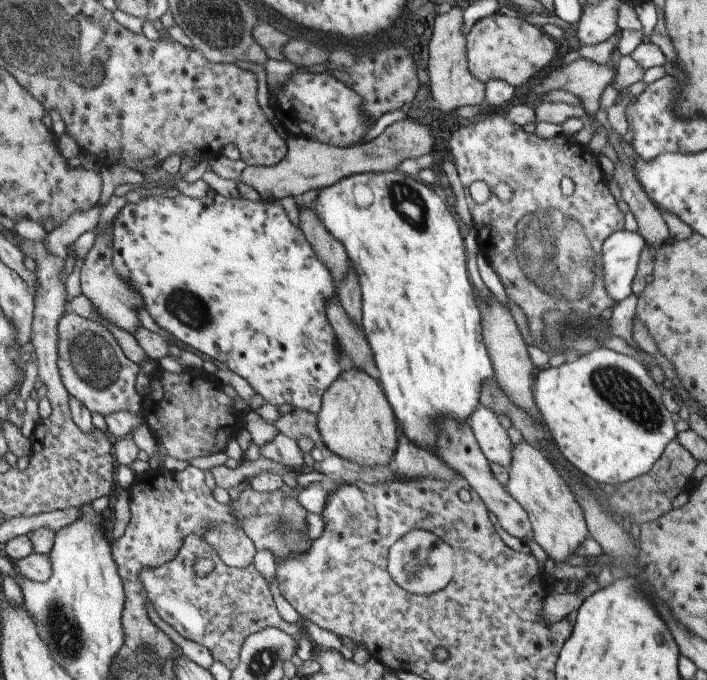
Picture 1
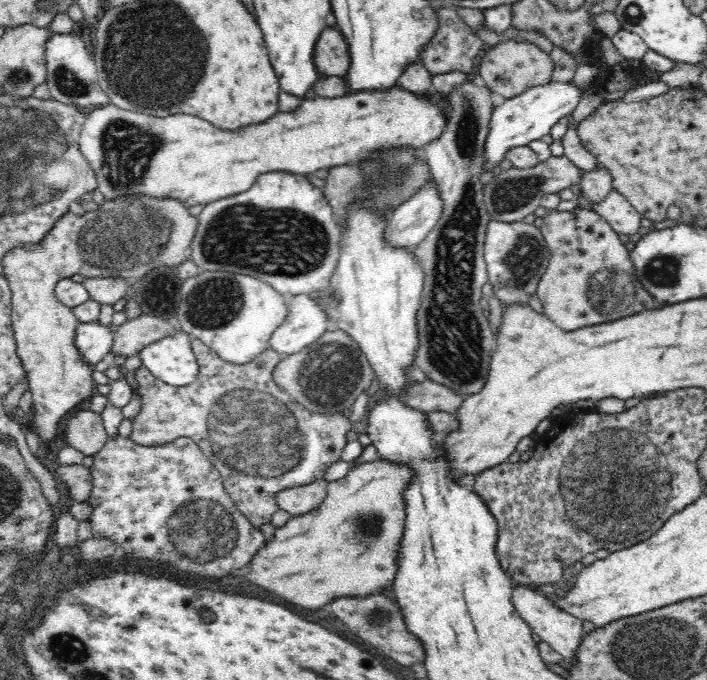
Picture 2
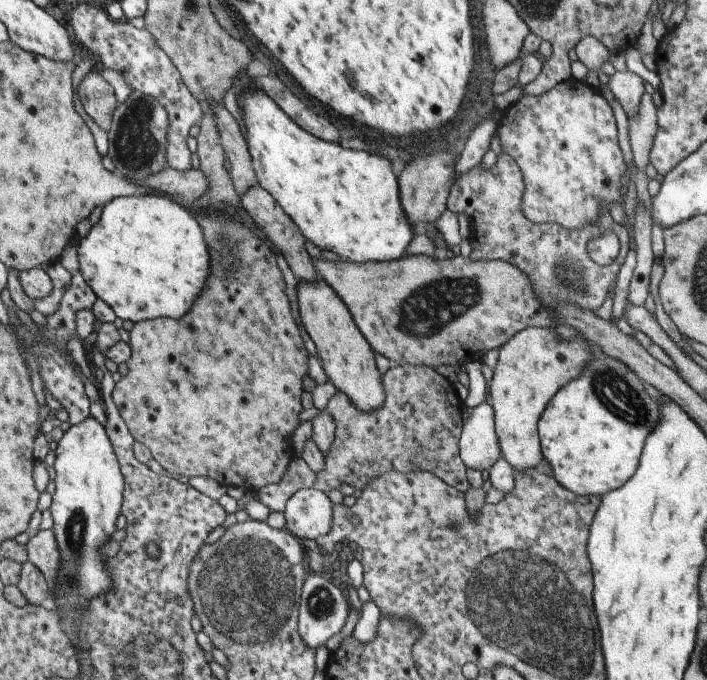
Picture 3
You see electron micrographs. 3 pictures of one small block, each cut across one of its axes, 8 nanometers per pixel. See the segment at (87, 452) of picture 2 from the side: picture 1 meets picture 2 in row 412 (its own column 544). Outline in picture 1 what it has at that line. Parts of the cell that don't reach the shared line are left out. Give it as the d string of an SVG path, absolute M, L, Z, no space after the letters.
M585 58L573 60L566 66L556 67L525 95L525 104L540 99L552 91L564 89L581 100L581 106L595 118L599 108L600 94L610 85L613 77L612 61L602 66Z

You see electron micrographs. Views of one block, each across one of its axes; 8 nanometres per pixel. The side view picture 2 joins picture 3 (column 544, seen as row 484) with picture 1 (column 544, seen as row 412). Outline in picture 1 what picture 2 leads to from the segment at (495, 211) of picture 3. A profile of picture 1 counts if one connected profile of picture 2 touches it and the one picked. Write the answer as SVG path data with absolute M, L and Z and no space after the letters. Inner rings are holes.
M505 110L486 114L467 126L461 125L448 138L448 152L461 178L464 188L475 180L486 182L491 190L489 200L478 208L470 208L471 217L477 227L479 252L490 263L505 288L507 297L520 306L532 338L544 342L545 314L558 312L562 316L583 314L600 317L604 310L618 306L605 288L604 266L600 266L603 242L613 232L625 228L625 213L620 211L617 200L609 189L597 156L590 148L578 142L574 136L565 135L540 138L528 133L523 127L507 119ZM568 176L574 183L574 191L565 196L560 190L560 180ZM496 188L513 189L508 198L502 198Z

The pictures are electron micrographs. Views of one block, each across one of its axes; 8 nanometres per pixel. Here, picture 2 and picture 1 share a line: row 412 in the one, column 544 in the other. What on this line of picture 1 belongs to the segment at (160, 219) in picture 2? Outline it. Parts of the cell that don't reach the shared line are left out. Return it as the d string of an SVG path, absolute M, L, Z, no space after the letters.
M500 12L482 17L466 32L465 37L468 70L472 76L483 83L490 79L502 79L516 88L538 76L546 66L550 66L560 51L558 42L522 16L508 17Z

